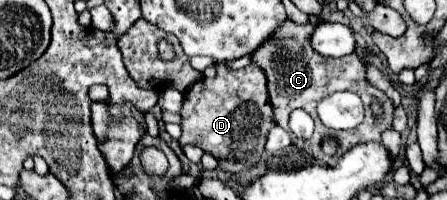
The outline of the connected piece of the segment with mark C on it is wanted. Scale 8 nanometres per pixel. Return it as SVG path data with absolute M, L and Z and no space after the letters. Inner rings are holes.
M319 17L317 23L307 21L303 25L293 23L291 19L285 19L285 23L281 23L281 27L277 27L277 35L273 35L273 39L267 39L267 43L261 43L259 51L251 55L251 63L261 67L265 71L267 83L269 83L269 103L273 105L273 121L277 125L281 125L285 131L289 131L289 115L293 109L303 109L307 111L313 119L315 119L315 131L311 135L311 139L297 139L293 135L293 143L307 151L309 155L313 155L317 161L325 163L325 165L335 165L339 161L339 157L349 151L353 145L357 143L365 143L365 141L379 141L381 133L385 129L391 129L391 121L393 121L393 105L391 101L385 97L383 91L379 91L377 87L373 87L365 73L367 73L367 65L359 59L359 55L347 55L347 57L323 57L317 51L313 51L311 47L311 35L317 29L317 25L321 25L323 19ZM335 91L353 91L361 97L363 105L365 105L365 119L357 129L349 129L349 131L337 131L337 133L329 133L329 129L325 129L317 115L315 115L315 103L319 103L323 97L327 97L329 93ZM377 99L383 107L383 115L375 117L371 111L371 101ZM323 137L333 137L337 139L337 153L325 155L321 149L321 141Z

